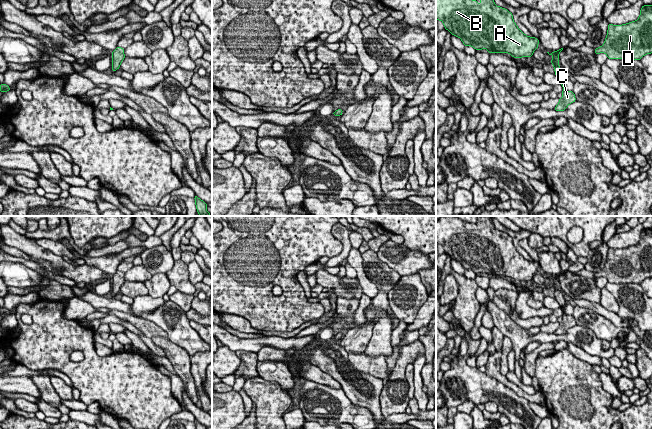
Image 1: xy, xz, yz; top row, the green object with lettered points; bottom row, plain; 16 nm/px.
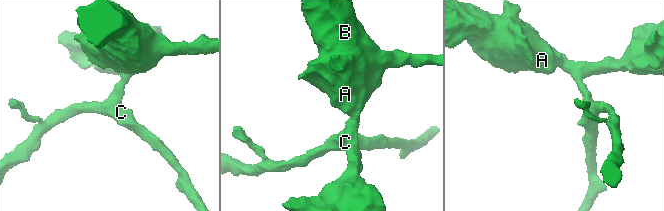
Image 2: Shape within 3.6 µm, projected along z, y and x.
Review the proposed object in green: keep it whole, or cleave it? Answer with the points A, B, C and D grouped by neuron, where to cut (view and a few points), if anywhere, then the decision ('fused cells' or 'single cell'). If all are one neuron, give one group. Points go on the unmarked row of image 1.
groups A B C D; cut none; single cell

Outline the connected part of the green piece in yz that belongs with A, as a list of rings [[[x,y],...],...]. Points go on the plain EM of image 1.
[[[443,216],[436,222],[436,244],[441,244],[451,259],[459,261],[465,270],[472,270],[477,275],[487,273],[488,277],[509,277],[514,282],[531,281],[538,272],[539,263],[525,259],[515,248],[513,239],[507,233],[497,230],[492,217],[480,216],[481,228],[460,220],[457,216]]]

